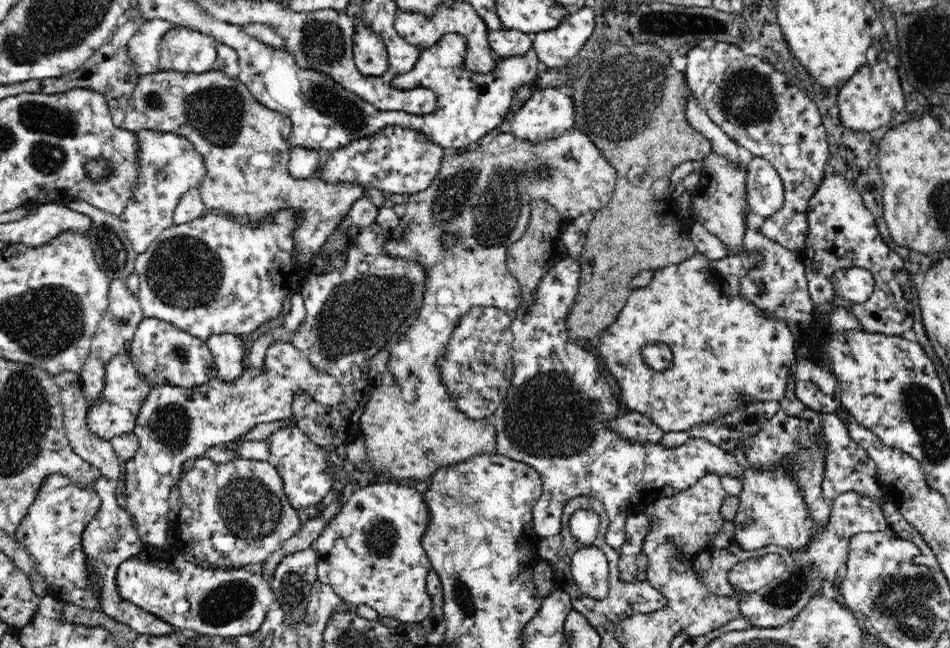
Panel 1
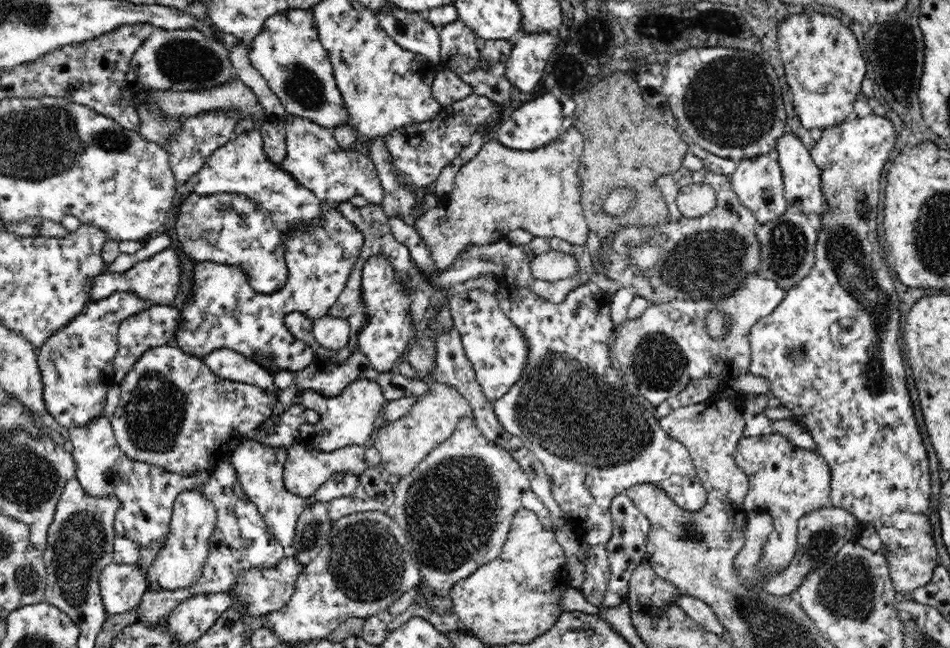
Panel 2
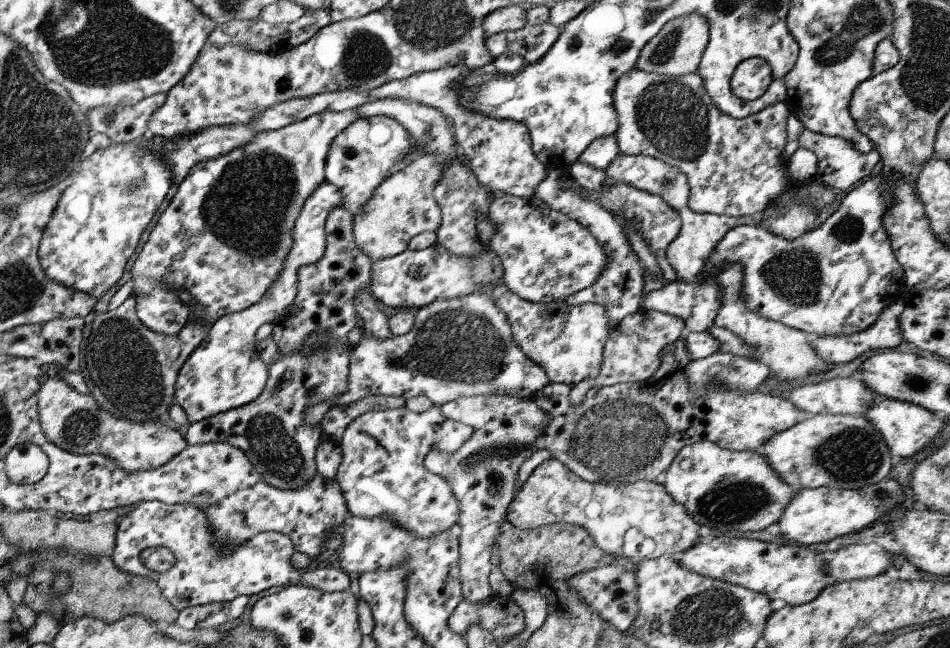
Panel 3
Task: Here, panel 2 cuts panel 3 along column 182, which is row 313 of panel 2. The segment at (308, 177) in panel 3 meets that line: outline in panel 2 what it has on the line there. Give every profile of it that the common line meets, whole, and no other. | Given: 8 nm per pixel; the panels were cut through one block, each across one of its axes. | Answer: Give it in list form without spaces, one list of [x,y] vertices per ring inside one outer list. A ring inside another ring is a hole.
[[[323,203],[321,225],[282,234],[285,242],[285,263],[289,275],[284,288],[264,294],[253,290],[247,274],[239,266],[204,261],[193,264],[190,296],[180,309],[179,328],[170,344],[180,351],[203,360],[218,349],[230,349],[248,357],[266,371],[302,371],[308,368],[316,356],[306,342],[296,339],[284,324],[284,317],[291,312],[302,312],[314,320],[313,333],[320,346],[338,350],[351,338],[350,327],[343,319],[328,316],[359,257],[364,235],[348,222],[336,204]]]

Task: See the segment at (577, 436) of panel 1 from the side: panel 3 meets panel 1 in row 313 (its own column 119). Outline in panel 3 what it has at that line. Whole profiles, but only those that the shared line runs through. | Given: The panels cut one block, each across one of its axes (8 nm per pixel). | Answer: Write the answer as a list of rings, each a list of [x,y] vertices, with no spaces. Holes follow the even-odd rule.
[[[143,501],[137,503],[124,511],[115,518],[116,524],[114,550],[110,554],[110,558],[114,561],[123,572],[132,575],[141,575],[148,577],[149,580],[155,581],[160,592],[166,597],[176,611],[183,610],[187,607],[195,605],[204,605],[207,603],[227,602],[237,598],[237,596],[251,596],[268,588],[285,587],[291,583],[299,581],[301,586],[307,588],[319,589],[319,592],[343,592],[354,586],[354,578],[349,576],[341,569],[333,568],[313,568],[303,571],[297,575],[296,569],[290,562],[291,554],[293,554],[293,541],[287,535],[275,531],[259,532],[253,536],[249,542],[243,544],[242,547],[233,548],[231,554],[225,556],[217,556],[213,552],[213,528],[207,524],[207,518],[203,514],[203,509],[195,508],[191,504],[174,504],[164,505],[157,501]],[[146,548],[167,548],[173,554],[173,564],[169,570],[165,572],[155,572],[147,568],[142,561],[142,552]]]

